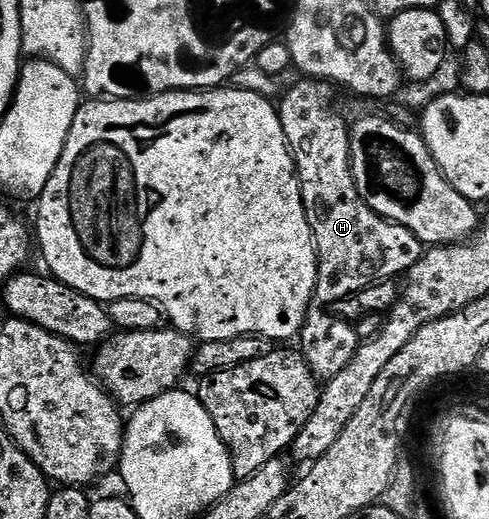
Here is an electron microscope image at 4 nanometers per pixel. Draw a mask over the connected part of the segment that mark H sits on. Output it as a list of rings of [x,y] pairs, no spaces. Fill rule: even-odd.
[[[310,77],[302,81],[284,93],[277,110],[295,159],[303,208],[315,239],[315,254],[319,256],[314,302],[326,305],[375,283],[402,276],[422,257],[425,247],[409,229],[383,219],[361,198],[351,172],[349,127],[331,108],[332,88]]]

